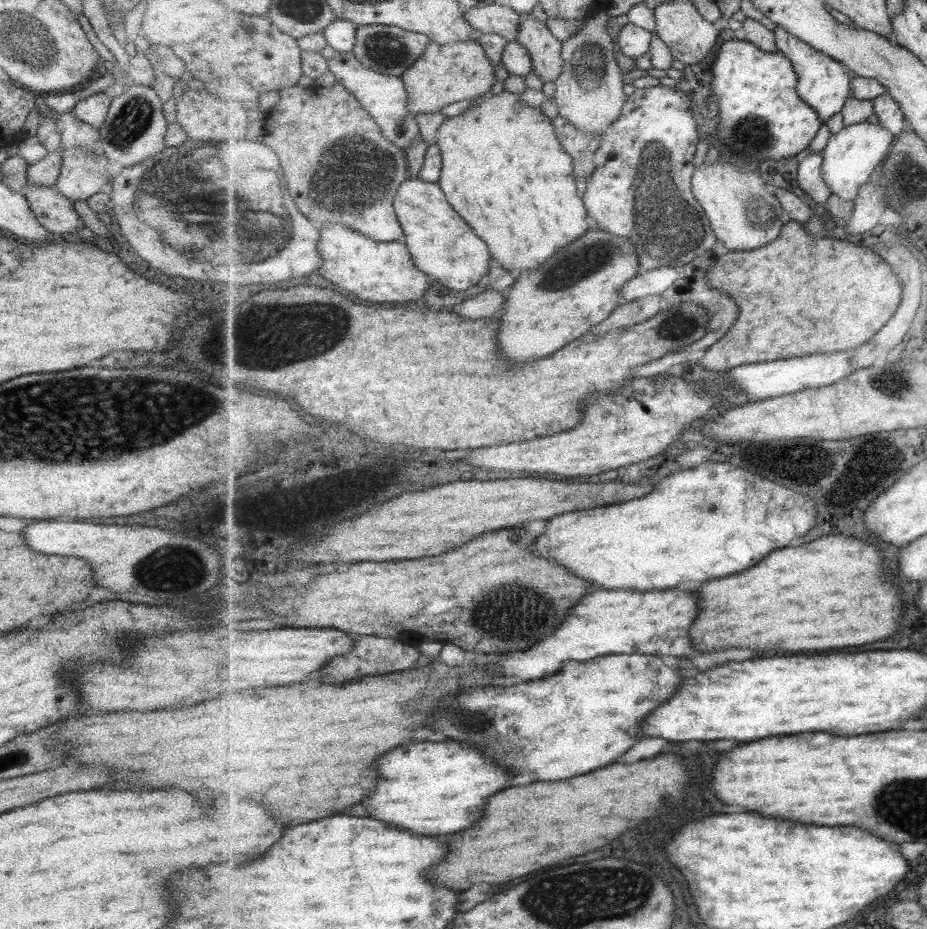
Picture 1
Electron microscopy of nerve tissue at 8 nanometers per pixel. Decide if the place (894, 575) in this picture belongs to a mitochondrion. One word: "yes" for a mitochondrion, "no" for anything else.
no

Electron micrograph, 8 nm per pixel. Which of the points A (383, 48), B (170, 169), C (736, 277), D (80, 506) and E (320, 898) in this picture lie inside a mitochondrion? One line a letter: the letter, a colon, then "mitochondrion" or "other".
A: mitochondrion
B: mitochondrion
C: other
D: other
E: other

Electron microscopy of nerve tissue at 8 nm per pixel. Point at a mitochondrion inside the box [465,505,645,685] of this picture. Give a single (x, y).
(501, 616)

